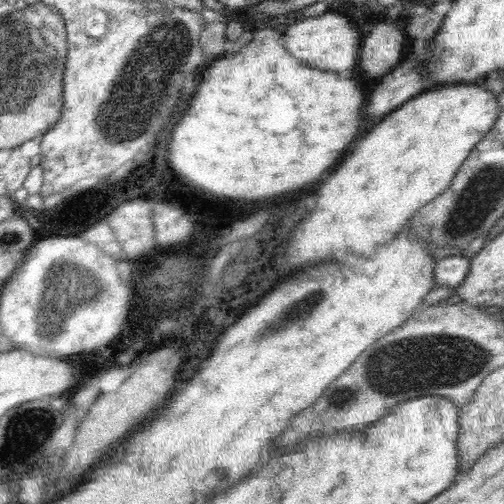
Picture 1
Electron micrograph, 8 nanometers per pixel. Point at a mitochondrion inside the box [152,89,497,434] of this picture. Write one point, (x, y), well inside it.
(441, 363)

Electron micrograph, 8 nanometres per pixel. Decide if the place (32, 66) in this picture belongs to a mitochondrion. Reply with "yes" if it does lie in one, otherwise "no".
yes

